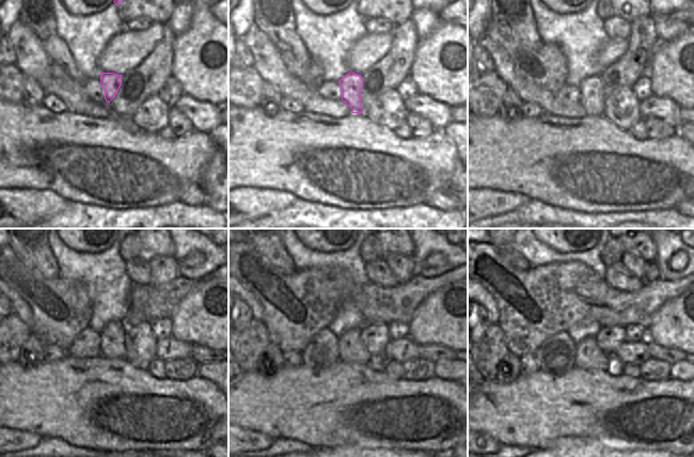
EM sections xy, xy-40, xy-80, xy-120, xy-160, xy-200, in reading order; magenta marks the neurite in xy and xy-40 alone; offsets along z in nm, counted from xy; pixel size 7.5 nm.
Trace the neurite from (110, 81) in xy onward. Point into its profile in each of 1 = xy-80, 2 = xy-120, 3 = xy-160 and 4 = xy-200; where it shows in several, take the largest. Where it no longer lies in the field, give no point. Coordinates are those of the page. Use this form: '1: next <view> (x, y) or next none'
1: next xy-80 (590, 97)
2: next xy-120 (113, 336)
3: next xy-160 (351, 349)
4: next xy-200 (588, 356)

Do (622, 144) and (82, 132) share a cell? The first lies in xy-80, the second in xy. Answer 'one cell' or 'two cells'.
one cell

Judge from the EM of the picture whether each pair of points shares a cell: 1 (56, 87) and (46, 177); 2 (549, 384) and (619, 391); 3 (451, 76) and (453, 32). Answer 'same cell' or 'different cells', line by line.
1: different cells
2: same cell
3: same cell

